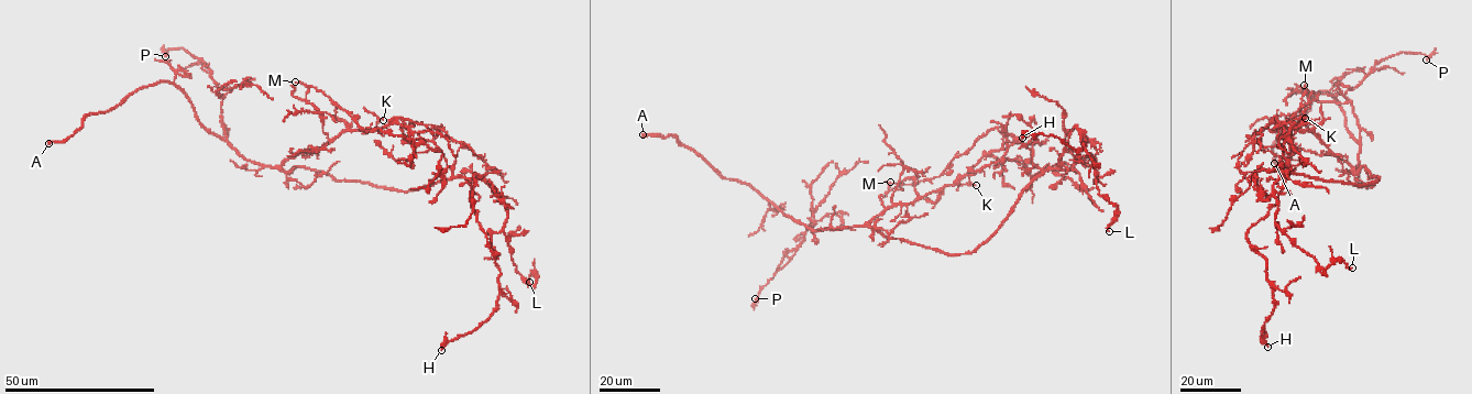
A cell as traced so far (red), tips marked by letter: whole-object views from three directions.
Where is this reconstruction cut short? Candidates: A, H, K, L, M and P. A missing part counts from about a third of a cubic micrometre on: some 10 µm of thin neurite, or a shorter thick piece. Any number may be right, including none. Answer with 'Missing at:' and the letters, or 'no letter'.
Missing at: A, K

